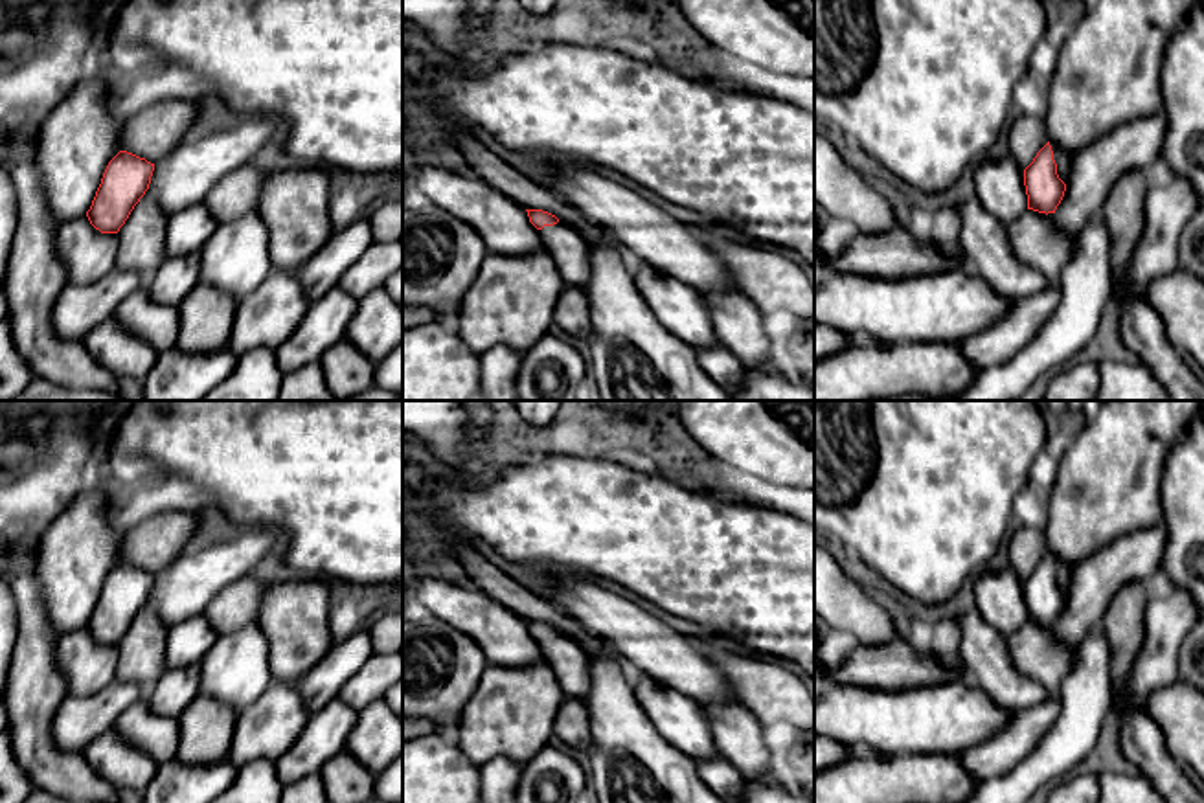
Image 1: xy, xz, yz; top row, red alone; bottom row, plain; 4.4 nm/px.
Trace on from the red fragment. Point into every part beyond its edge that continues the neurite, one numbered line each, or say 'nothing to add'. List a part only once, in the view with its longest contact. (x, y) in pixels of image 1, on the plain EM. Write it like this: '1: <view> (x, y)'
1: yz (1063, 570)

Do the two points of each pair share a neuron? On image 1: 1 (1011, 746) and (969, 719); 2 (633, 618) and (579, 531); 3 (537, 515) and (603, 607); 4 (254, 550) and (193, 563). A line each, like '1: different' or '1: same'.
1: different
2: different
3: different
4: same

